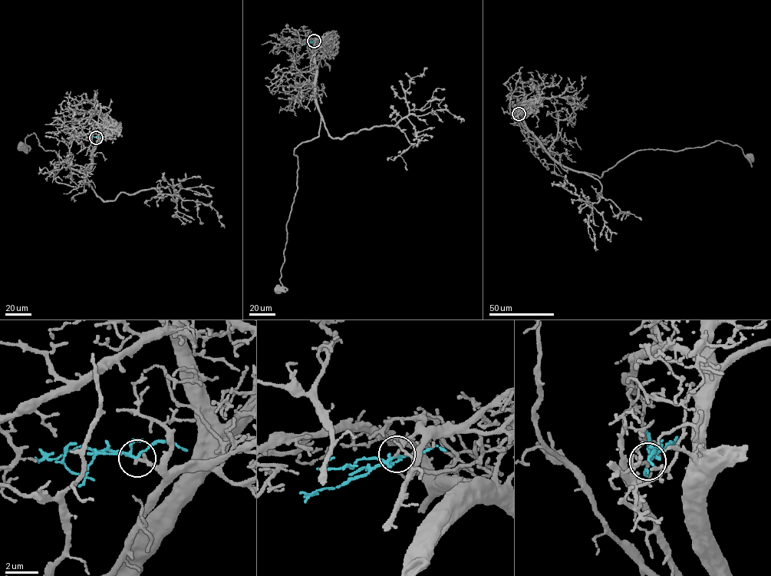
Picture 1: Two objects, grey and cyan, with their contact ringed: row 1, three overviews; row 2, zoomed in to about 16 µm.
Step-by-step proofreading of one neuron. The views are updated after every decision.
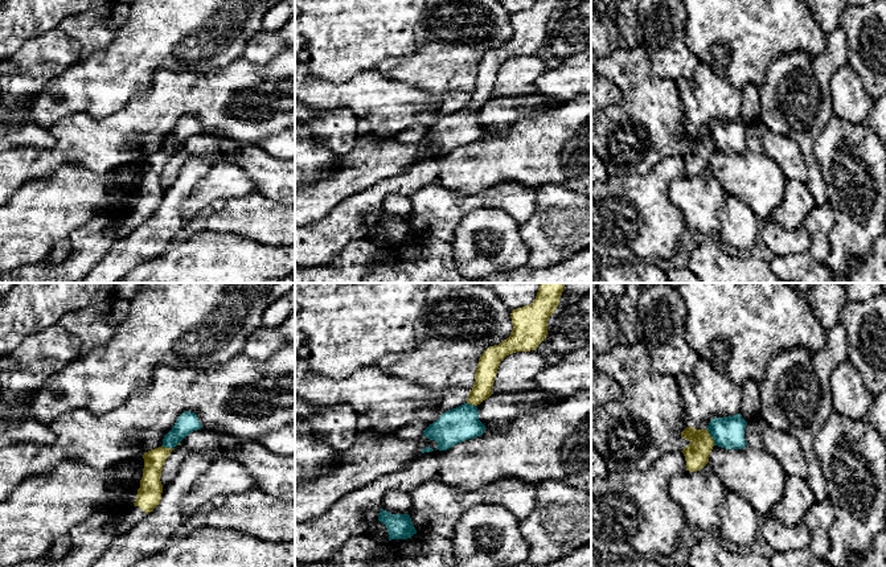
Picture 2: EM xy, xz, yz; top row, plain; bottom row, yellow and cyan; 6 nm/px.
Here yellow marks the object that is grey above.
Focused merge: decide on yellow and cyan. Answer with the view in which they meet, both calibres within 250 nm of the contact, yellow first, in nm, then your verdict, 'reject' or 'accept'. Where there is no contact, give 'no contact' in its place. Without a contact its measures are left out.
yz | 140/190 nm | accept

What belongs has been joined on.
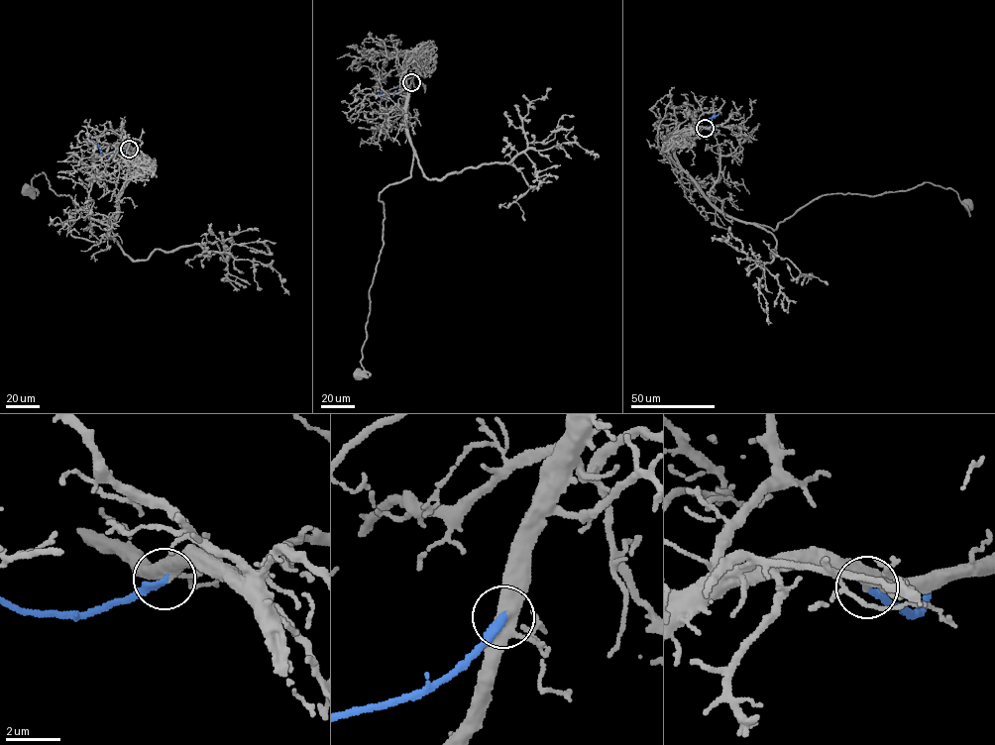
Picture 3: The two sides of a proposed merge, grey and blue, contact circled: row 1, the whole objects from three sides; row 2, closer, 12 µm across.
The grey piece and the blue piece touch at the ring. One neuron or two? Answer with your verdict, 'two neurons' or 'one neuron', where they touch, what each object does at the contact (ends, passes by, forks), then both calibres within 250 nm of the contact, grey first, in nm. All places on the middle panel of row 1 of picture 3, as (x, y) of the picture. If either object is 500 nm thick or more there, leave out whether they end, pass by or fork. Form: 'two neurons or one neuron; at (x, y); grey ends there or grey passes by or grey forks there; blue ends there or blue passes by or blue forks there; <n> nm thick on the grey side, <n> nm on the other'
one neuron; at (411, 82); grey forks there; blue ends there; 400 nm thick on the grey side, 280 nm on the other

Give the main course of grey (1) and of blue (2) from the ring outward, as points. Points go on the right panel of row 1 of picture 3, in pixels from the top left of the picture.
1: (705, 128), (675, 150), (677, 163), (748, 223), (773, 230), (823, 195), (924, 182), (968, 205)
2: (705, 128), (711, 129), (711, 120), (720, 113)

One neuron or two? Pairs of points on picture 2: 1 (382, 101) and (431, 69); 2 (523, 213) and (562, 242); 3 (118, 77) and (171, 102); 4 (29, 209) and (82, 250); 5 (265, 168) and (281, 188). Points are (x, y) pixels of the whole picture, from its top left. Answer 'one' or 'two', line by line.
1: two
2: two
3: two
4: two
5: one

